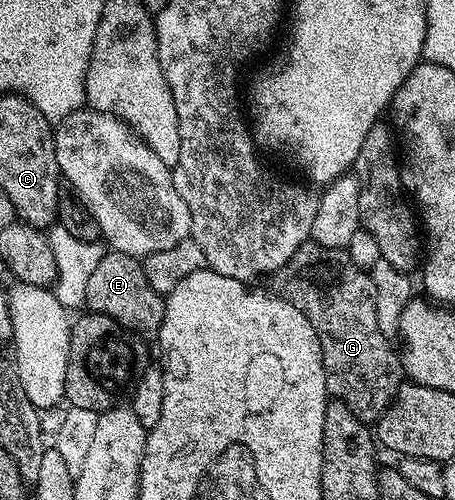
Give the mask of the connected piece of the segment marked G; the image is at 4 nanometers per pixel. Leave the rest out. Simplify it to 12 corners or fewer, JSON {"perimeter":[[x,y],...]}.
{"perimeter":[[316,241],[270,274],[313,323],[328,394],[375,423],[405,374],[377,287]]}

